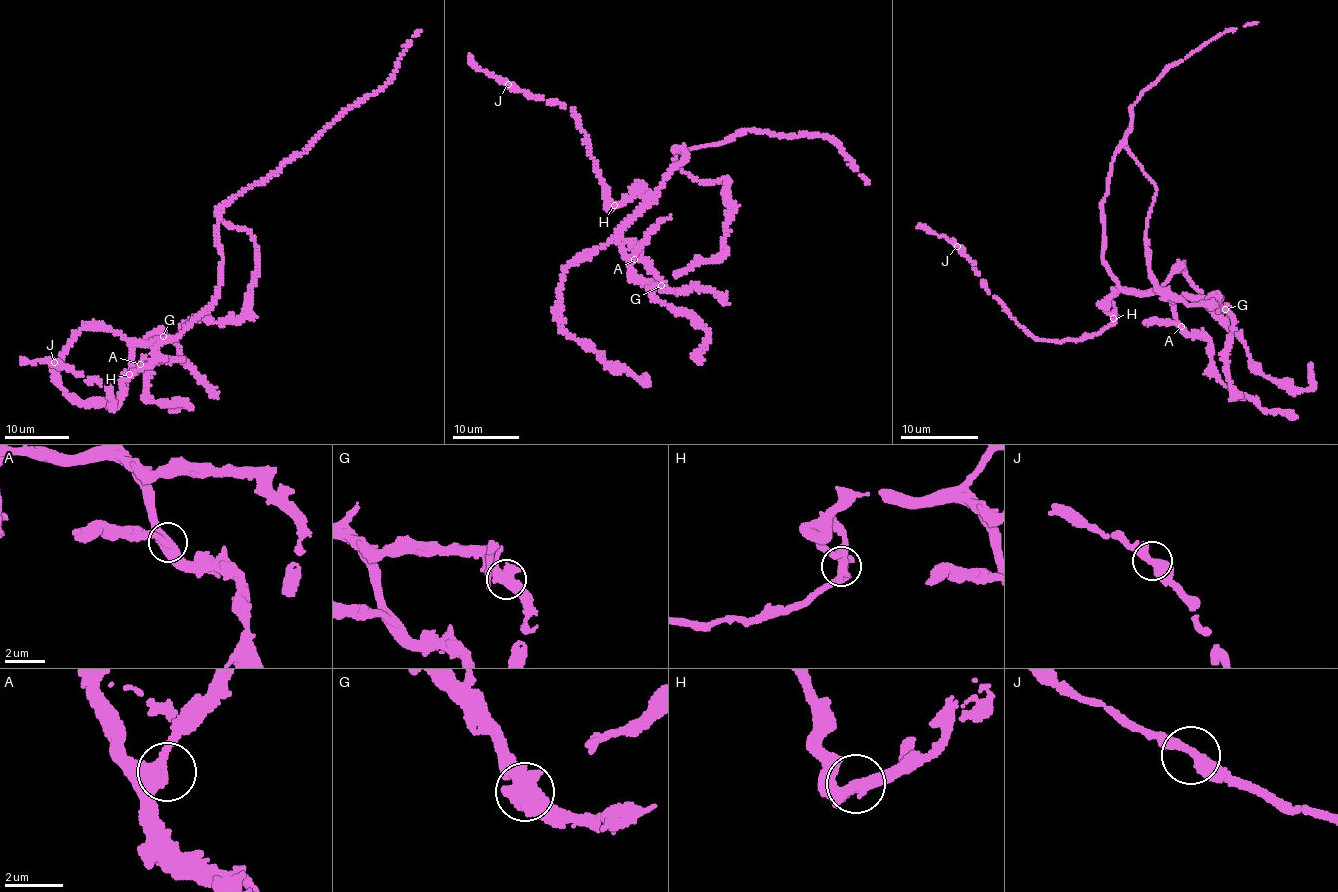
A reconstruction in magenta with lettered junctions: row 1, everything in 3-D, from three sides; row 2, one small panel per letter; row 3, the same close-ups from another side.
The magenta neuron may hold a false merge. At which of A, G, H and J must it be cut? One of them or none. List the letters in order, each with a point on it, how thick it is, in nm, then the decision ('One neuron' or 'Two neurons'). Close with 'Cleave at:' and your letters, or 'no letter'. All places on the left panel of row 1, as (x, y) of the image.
A: Place: (140, 364). Thickness 360 nm. One neuron
G: Place: (163, 336). Thickness 600 nm. Two neurons
H: Place: (129, 374). Thickness 480 nm. One neuron
J: Place: (54, 362). Thickness 480 nm. One neuron
Cleave at: G

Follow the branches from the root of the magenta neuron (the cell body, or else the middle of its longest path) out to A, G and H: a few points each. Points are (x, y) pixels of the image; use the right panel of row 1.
A: (1102, 246), (1102, 264), (1112, 279), (1125, 290), (1160, 292), (1173, 306), (1173, 318), (1181, 326)
G: (1102, 246), (1102, 264), (1112, 279), (1125, 290), (1211, 299), (1225, 310)
H: (1102, 246), (1102, 264), (1123, 290), (1109, 298), (1106, 312), (1114, 319)

